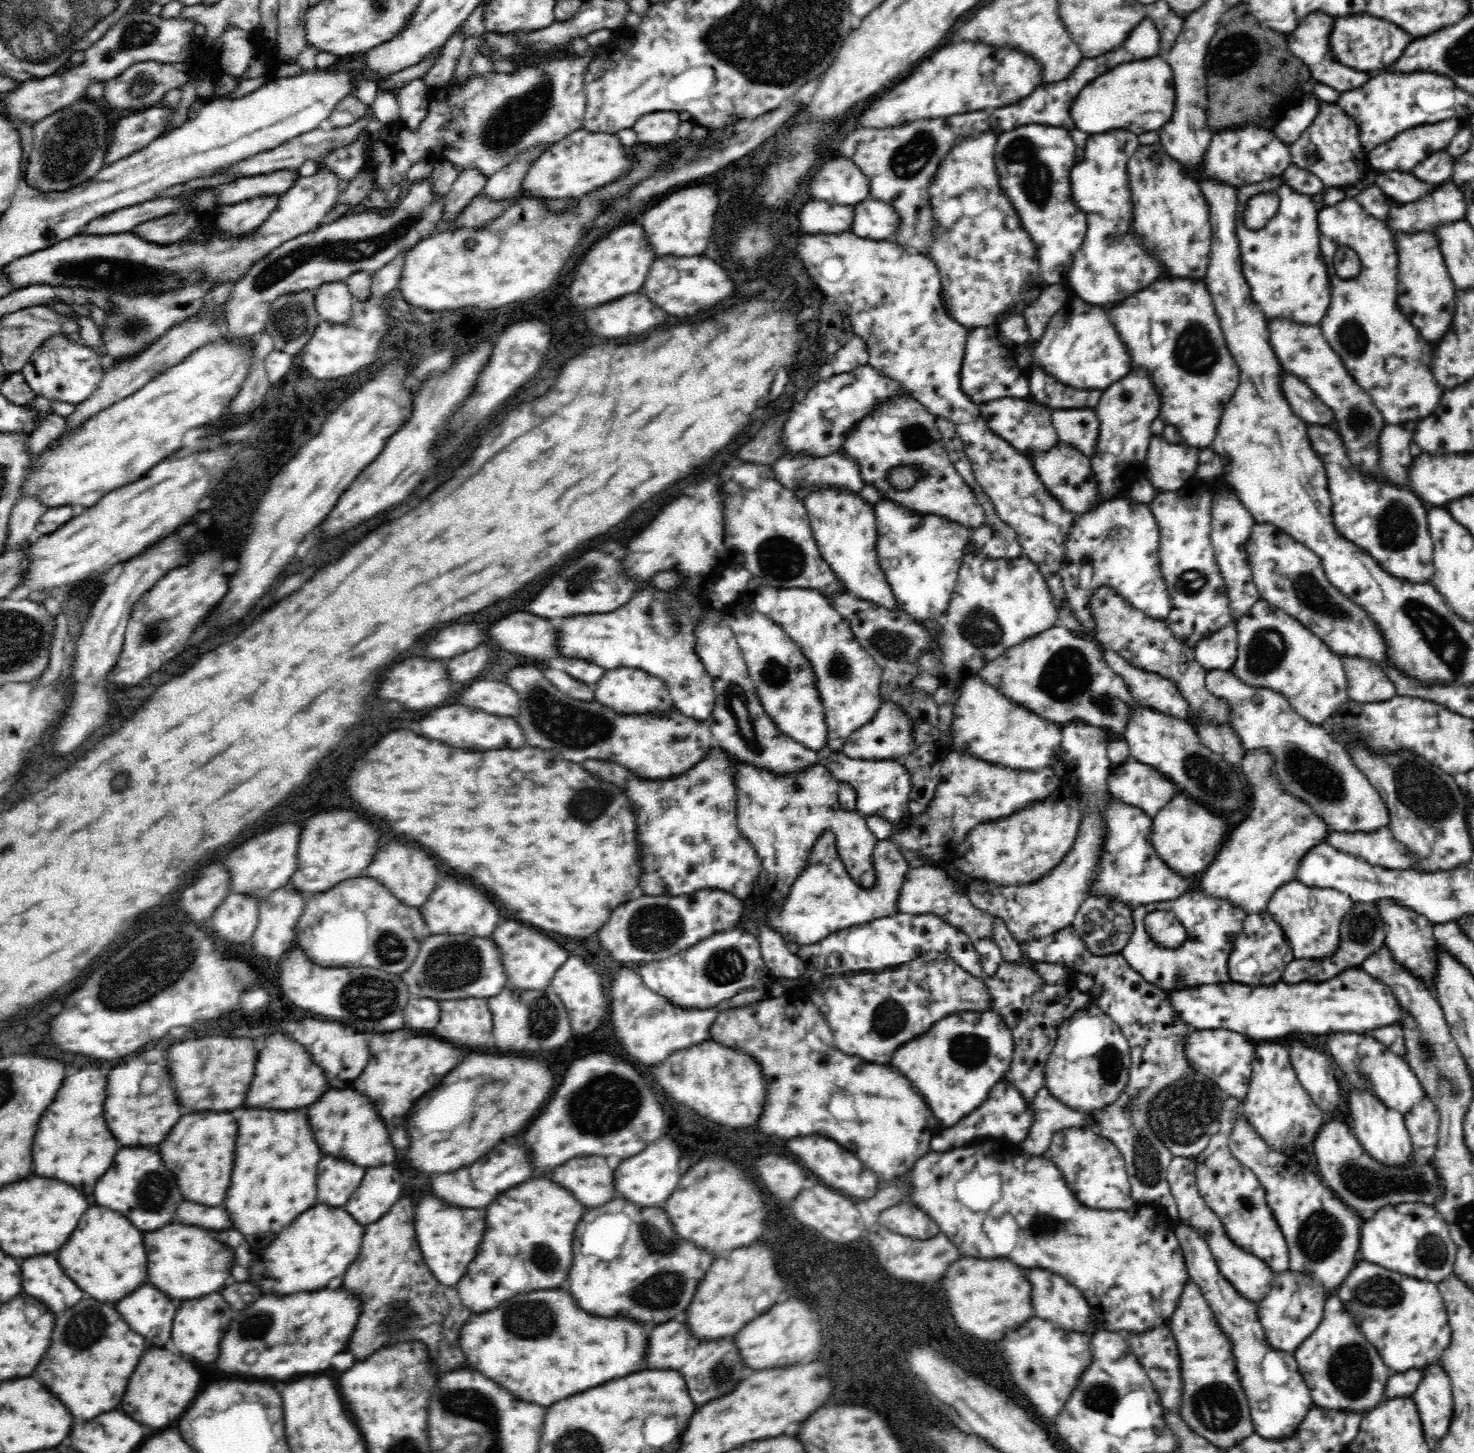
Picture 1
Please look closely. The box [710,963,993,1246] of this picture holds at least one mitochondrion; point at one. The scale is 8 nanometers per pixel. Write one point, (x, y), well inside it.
(889, 1021)

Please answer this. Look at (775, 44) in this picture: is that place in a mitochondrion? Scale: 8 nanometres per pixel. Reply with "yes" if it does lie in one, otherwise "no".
yes

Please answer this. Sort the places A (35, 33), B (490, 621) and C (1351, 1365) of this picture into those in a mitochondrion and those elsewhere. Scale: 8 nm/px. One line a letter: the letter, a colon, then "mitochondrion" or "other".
A: mitochondrion
B: other
C: mitochondrion

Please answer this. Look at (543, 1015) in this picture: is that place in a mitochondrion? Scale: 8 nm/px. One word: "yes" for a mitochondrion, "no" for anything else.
yes

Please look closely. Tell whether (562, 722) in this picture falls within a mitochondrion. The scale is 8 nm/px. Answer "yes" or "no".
yes

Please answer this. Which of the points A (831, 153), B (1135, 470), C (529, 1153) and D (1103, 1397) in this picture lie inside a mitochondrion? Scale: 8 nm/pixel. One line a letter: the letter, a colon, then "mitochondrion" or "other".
A: other
B: other
C: other
D: mitochondrion

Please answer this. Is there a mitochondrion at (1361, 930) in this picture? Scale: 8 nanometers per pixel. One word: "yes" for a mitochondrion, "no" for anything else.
yes

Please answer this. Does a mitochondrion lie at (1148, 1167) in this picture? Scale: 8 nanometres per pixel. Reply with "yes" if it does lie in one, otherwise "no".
yes

